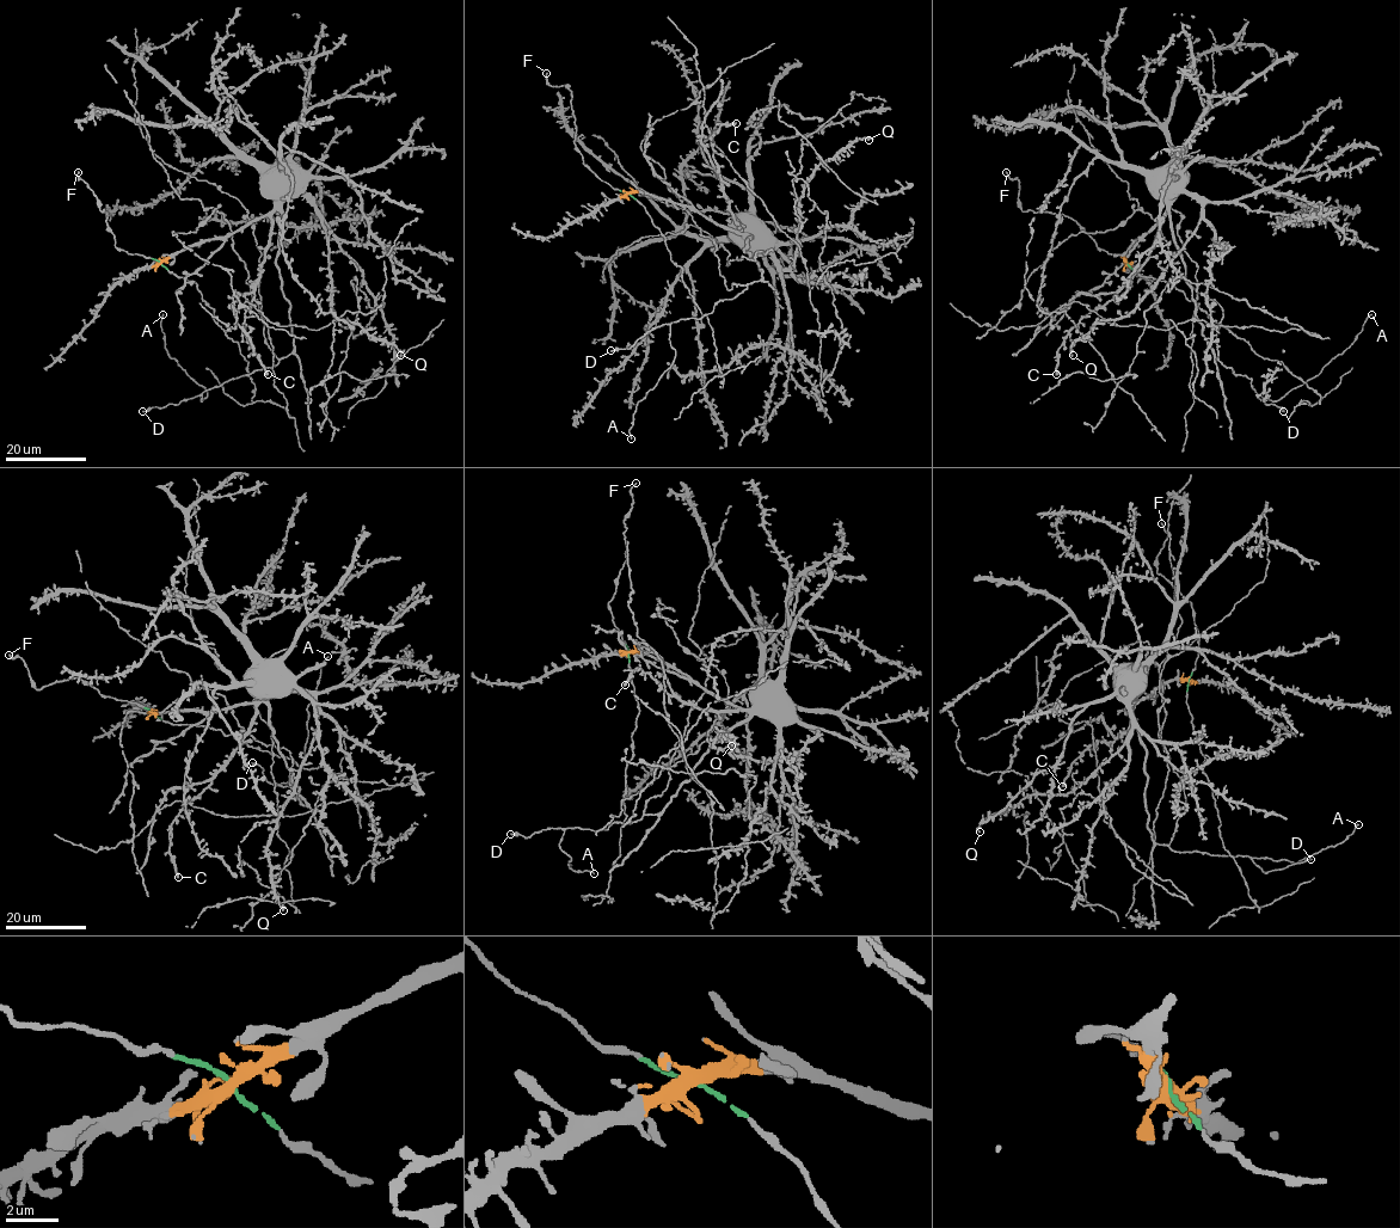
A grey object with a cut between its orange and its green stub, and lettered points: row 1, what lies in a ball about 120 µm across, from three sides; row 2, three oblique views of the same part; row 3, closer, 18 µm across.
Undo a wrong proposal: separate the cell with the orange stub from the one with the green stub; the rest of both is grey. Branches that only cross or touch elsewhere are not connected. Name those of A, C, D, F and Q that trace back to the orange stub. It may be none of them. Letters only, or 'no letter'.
A, C, D, Q

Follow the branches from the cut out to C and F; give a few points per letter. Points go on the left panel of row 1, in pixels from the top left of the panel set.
C: (160, 263), (206, 240), (225, 239), (265, 215), (270, 219), (270, 239), (245, 313), (244, 332), (268, 375)
F: (160, 263), (115, 245), (115, 234), (105, 220), (108, 214), (78, 178), (78, 171)

